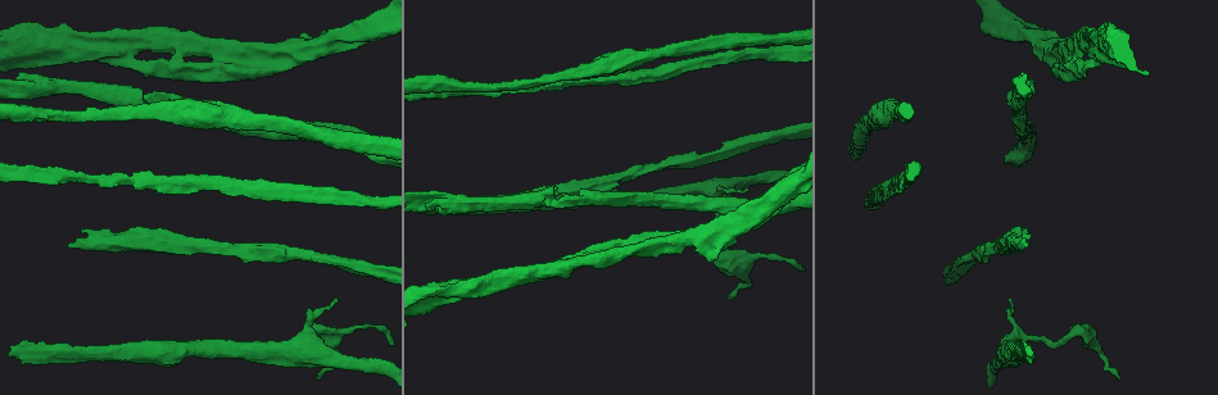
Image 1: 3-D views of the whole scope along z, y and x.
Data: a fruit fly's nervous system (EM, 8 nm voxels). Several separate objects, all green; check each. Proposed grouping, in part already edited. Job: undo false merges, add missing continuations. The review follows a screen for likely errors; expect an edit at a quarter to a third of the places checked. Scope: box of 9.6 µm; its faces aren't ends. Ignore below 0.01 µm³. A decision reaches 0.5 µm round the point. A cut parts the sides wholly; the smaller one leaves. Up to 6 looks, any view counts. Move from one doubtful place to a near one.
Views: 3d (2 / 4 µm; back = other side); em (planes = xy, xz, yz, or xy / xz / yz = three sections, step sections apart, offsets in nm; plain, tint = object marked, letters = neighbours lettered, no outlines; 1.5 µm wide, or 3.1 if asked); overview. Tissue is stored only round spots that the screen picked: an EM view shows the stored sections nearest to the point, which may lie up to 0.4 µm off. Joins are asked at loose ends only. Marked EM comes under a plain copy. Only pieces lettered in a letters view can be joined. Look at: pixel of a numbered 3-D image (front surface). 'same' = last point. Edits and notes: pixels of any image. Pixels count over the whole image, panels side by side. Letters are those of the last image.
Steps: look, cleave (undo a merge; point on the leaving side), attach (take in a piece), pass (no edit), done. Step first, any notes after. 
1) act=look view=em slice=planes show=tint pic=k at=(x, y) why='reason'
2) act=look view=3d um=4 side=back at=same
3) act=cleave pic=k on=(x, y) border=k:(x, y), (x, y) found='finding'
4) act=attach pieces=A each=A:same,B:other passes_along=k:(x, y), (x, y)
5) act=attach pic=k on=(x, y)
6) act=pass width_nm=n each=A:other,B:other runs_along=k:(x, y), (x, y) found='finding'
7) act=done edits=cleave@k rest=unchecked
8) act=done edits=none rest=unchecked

act=look view=3d um=4 pic=1 at=(1027, 246) why='free end'

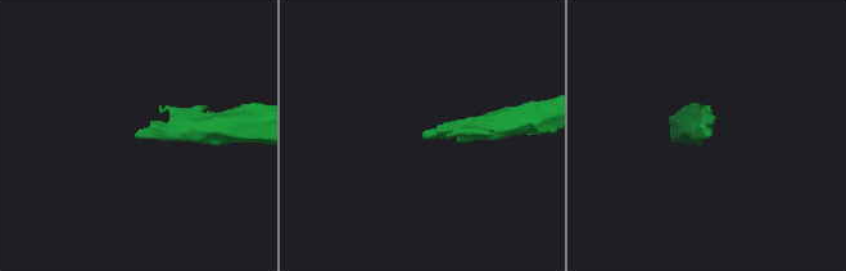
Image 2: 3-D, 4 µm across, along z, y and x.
act=look view=em slice=planes show=letters pic=2 at=(422, 136)

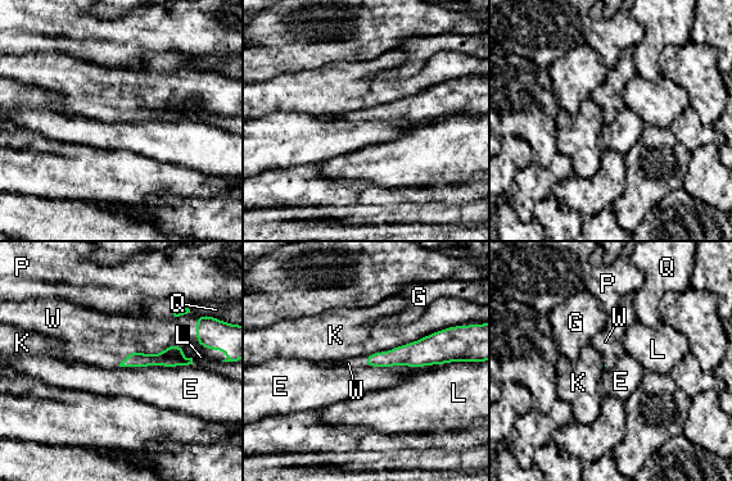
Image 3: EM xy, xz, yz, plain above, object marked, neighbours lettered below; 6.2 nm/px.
act=attach pic=3 on=(107, 349) longest_contact=K:550nm each=E:other,G:other,K:other,L:other,P:other,Q:other,W:same passes_along=3:(132, 359), (125, 358), (107, 349) found='the neuron continues'

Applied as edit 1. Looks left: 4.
act=look view=em slice=planes show=letters pic=1 at=(427, 200) why='calibre changes'

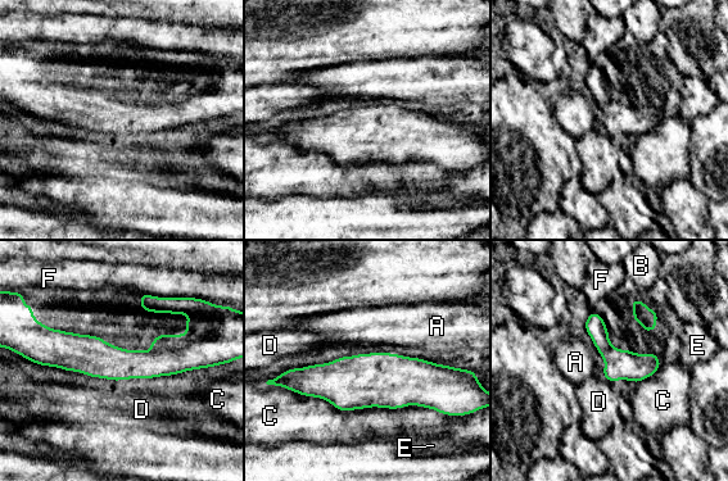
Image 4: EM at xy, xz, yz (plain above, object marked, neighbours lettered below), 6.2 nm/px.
act=pass width_nm=190 each=A:other,B:other,C:other,D:other,E:other,F:other border=4:(601, 375), (610, 384) found='one neuron here'

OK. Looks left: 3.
act=look view=em slice=planes show=letters pic=1 at=(1046, 340)

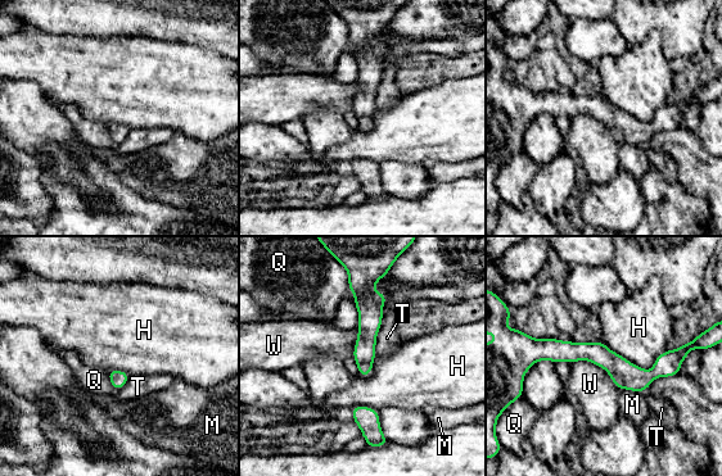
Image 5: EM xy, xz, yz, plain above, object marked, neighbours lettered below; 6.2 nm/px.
act=pass width_nm=140 each=H:other,M:other,Q:other,T:other,W:other border=5:(601, 340), (646, 370), (666, 350) found='one neuron here'

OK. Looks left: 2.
act=done edits=attach@3 rest=unchecked

